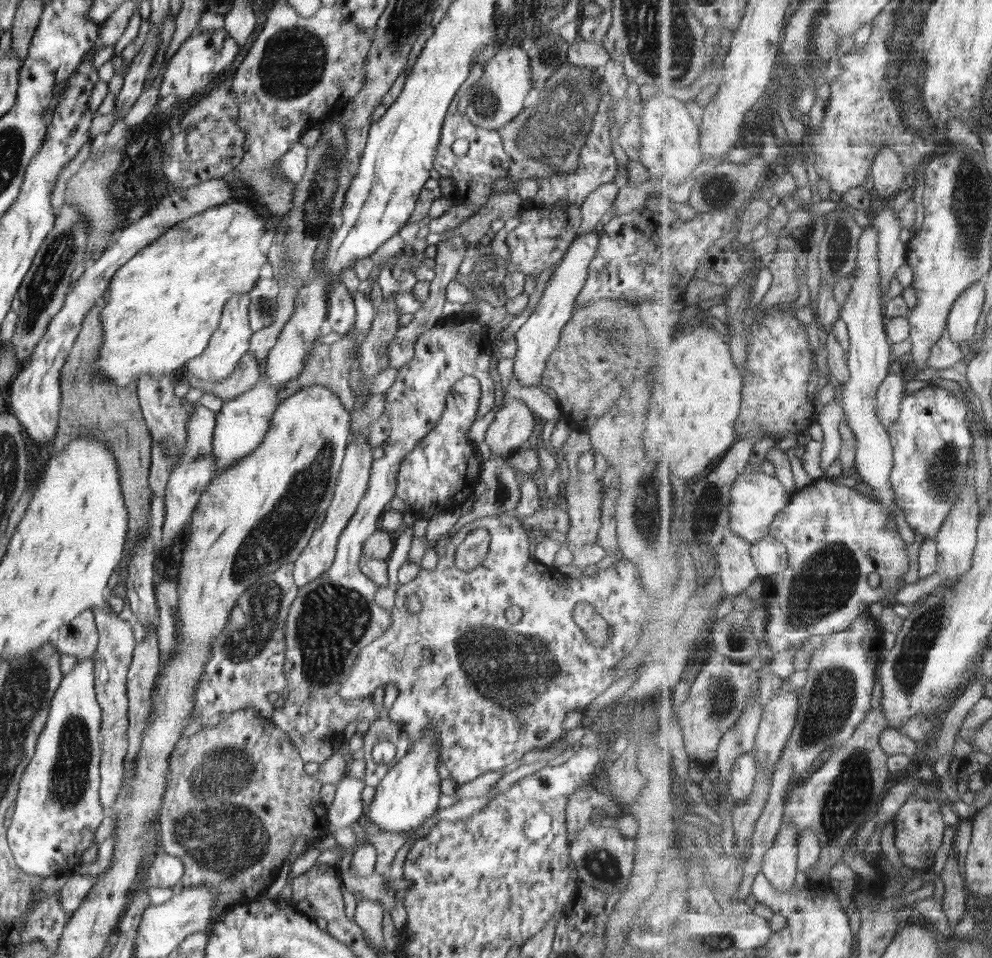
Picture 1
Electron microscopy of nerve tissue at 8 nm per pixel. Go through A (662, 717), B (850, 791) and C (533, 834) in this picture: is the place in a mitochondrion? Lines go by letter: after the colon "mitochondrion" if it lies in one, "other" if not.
A: other
B: mitochondrion
C: other

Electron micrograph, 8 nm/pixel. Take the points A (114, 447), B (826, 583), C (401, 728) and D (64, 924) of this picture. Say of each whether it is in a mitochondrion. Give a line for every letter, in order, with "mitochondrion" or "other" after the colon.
A: other
B: mitochondrion
C: other
D: other

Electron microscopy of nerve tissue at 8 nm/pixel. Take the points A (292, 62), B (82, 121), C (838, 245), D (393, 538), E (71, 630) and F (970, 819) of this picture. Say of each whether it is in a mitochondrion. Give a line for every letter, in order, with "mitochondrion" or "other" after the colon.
A: mitochondrion
B: other
C: mitochondrion
D: other
E: other
F: other

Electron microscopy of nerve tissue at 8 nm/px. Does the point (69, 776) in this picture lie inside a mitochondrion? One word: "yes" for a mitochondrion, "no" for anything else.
yes

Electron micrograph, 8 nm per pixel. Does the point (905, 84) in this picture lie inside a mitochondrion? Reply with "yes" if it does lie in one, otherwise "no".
yes

